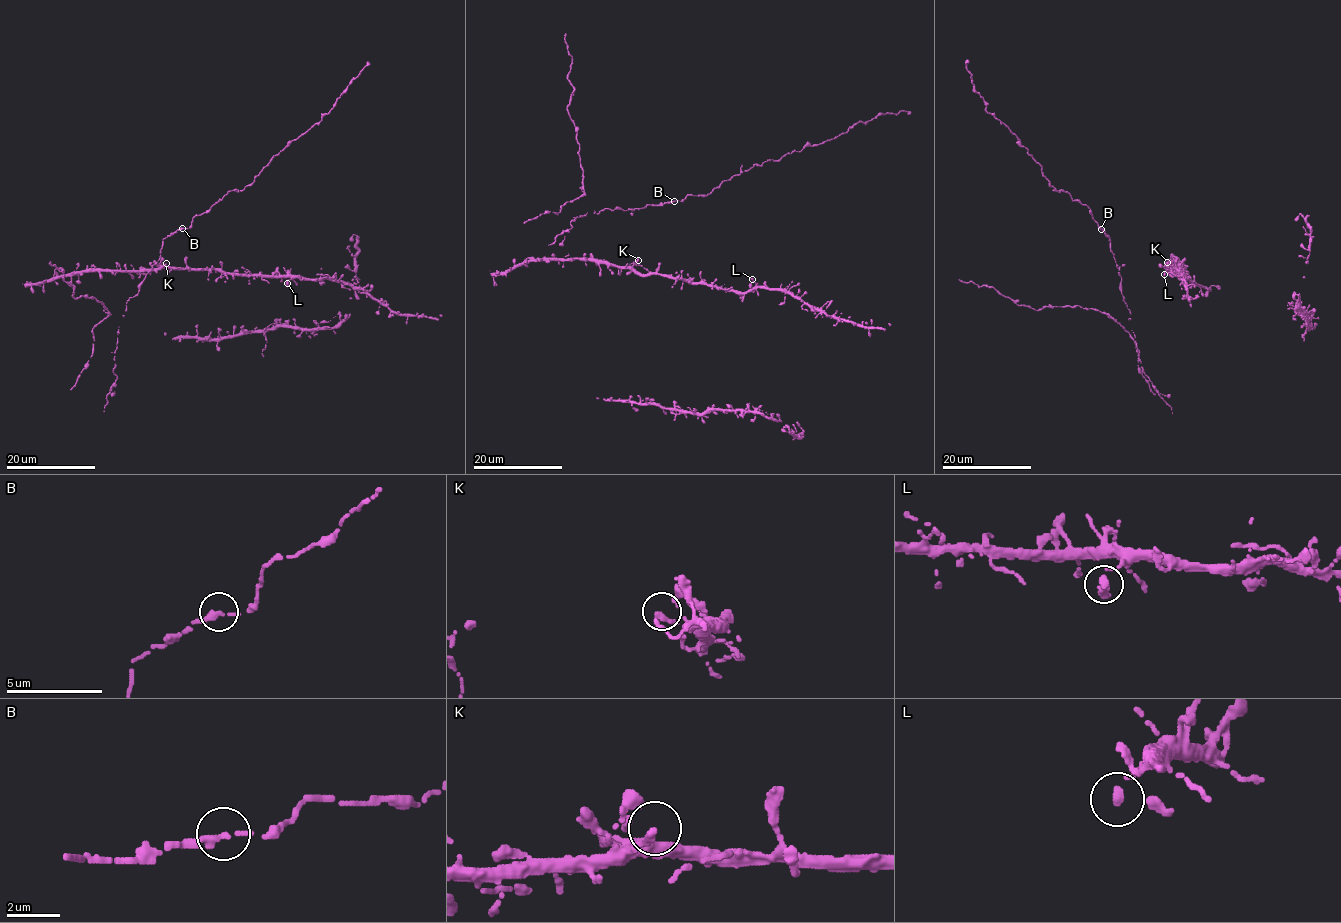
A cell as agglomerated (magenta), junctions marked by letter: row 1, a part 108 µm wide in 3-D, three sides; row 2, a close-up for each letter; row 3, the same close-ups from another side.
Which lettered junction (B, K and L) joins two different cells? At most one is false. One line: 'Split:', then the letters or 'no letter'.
Split: no letter

